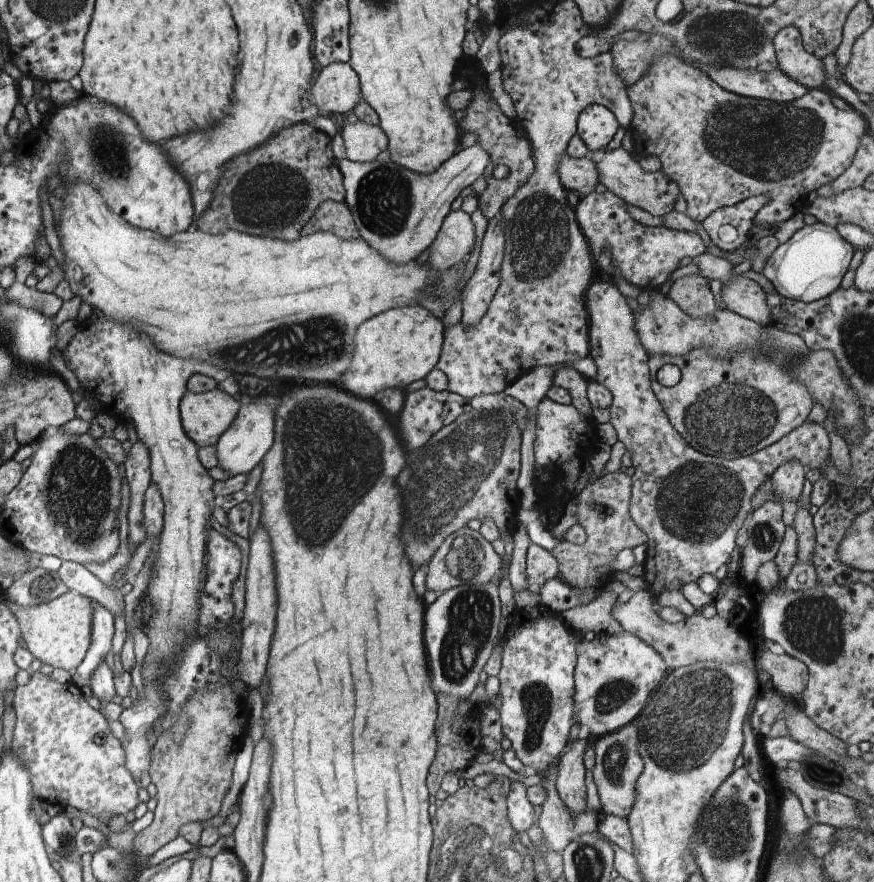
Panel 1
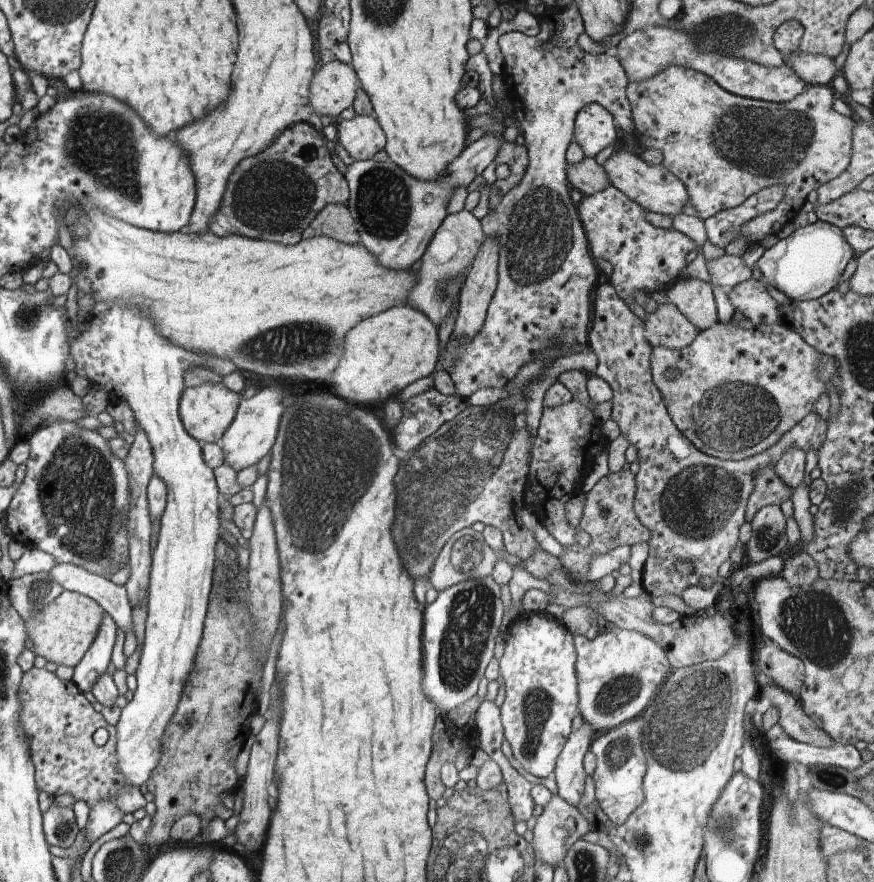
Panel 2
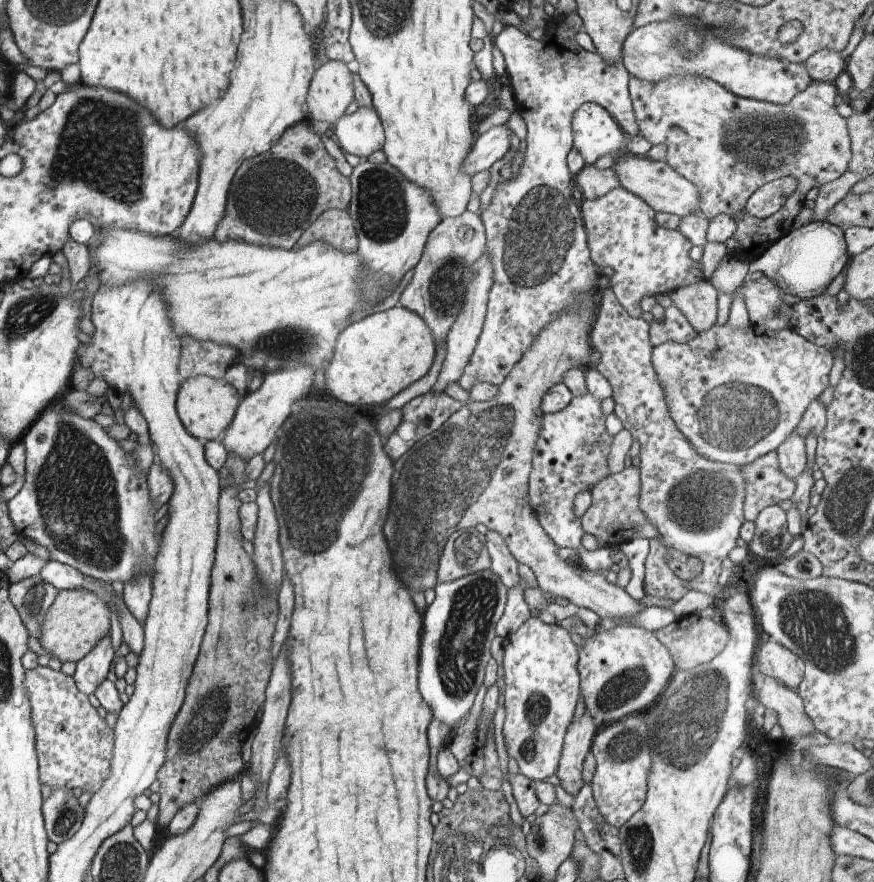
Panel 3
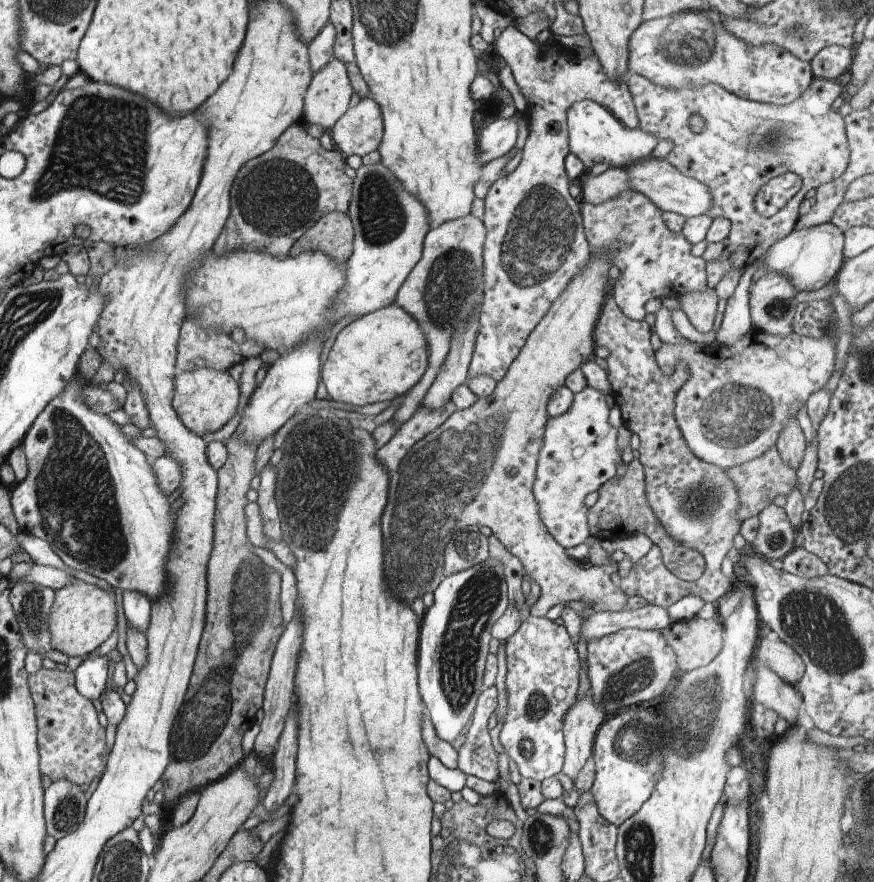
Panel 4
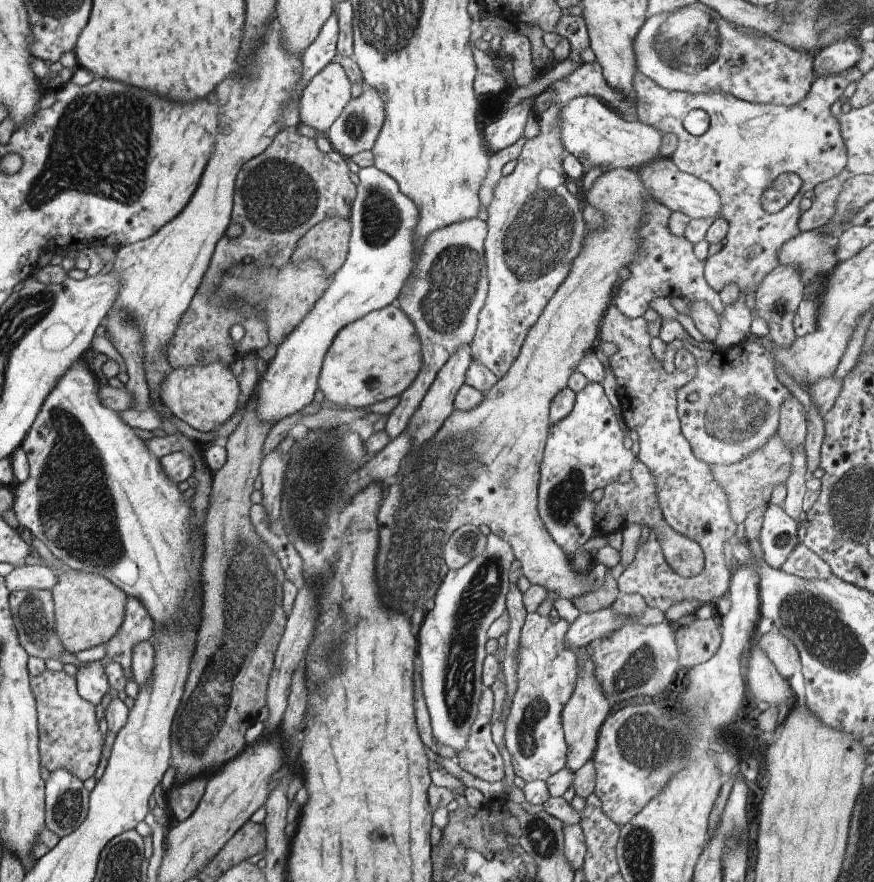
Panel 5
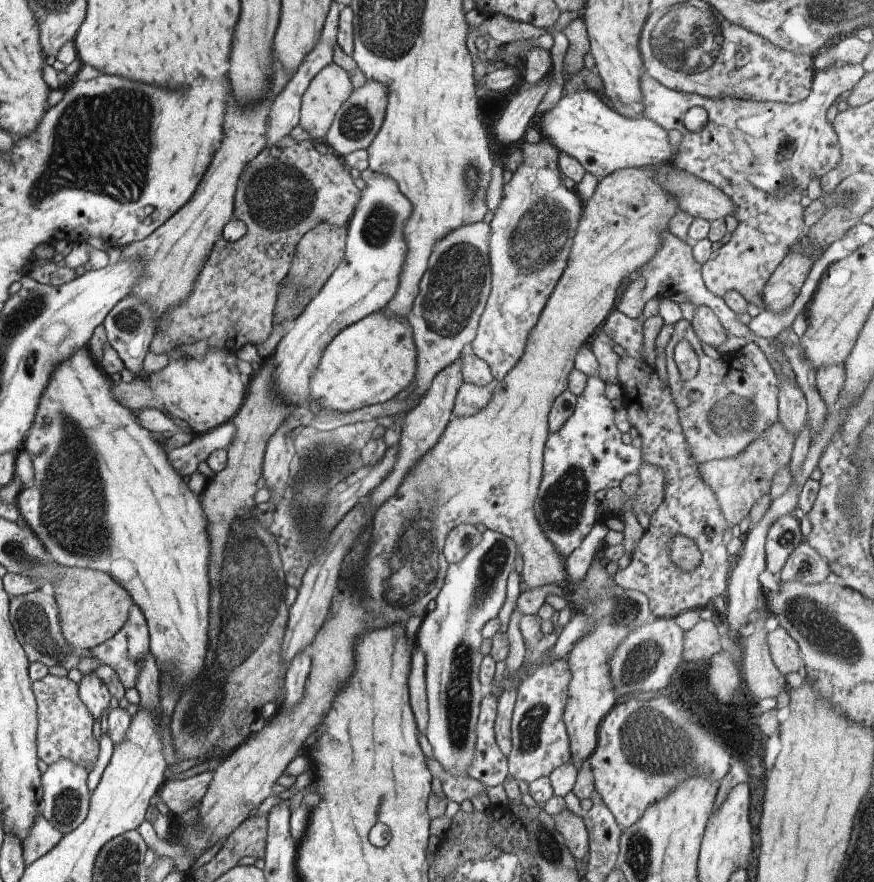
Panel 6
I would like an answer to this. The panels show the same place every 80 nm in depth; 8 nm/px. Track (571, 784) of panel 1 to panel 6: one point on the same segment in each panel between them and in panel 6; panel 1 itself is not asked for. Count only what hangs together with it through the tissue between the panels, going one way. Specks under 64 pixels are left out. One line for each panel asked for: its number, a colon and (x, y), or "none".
2: (569, 773)
3: (578, 740)
4: (583, 720)
5: (583, 715)
6: (616, 611)

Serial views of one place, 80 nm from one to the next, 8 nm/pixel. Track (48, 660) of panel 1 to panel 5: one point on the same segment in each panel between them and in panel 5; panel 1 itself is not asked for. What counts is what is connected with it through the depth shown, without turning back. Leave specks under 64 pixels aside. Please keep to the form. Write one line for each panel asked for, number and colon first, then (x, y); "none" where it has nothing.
2: (62, 631)
3: (77, 619)
4: (83, 616)
5: (89, 609)

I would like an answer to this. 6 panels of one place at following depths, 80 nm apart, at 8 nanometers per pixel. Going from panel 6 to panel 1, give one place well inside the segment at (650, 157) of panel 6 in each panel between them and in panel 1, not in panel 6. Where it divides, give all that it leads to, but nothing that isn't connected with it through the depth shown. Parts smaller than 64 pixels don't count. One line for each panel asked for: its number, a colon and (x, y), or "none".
1: (597, 125)
2: (595, 128)
3: (596, 133)
4: (595, 135)
5: (597, 136)

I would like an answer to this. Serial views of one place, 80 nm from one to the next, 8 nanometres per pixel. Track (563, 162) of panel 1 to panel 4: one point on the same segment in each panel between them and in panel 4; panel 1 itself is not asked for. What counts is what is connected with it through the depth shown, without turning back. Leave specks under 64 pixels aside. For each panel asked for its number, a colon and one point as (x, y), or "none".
2: (587, 176)
3: (594, 182)
4: (595, 189)

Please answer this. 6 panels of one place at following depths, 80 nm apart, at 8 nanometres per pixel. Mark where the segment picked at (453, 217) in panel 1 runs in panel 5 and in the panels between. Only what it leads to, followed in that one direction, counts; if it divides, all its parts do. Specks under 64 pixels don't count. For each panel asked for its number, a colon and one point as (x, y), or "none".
2: (458, 239)
3: (437, 290)
4: (441, 292)
5: (443, 295)

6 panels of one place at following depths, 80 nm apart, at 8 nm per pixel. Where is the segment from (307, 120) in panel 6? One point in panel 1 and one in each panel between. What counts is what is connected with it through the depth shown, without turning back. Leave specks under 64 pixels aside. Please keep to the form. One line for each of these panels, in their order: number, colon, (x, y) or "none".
1: (336, 91)
2: (333, 88)
3: (331, 91)
4: (326, 99)
5: (323, 99)

